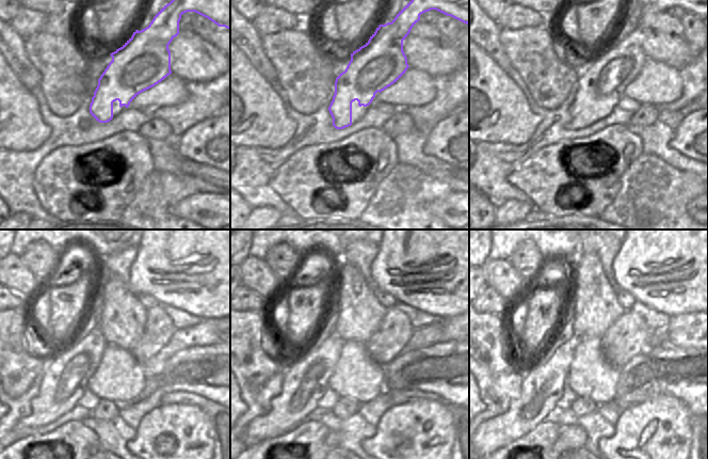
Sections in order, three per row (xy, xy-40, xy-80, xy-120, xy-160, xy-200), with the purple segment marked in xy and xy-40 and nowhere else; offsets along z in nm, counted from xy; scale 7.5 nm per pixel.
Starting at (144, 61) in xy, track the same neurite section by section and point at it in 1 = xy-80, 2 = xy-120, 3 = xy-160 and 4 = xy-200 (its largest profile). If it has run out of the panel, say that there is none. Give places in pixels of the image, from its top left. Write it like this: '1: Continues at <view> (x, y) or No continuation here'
1: Continues at xy-80 (612, 69)
2: Continues at xy-120 (65, 379)
3: Continues at xy-160 (306, 373)
4: Continues at xy-200 (543, 379).

